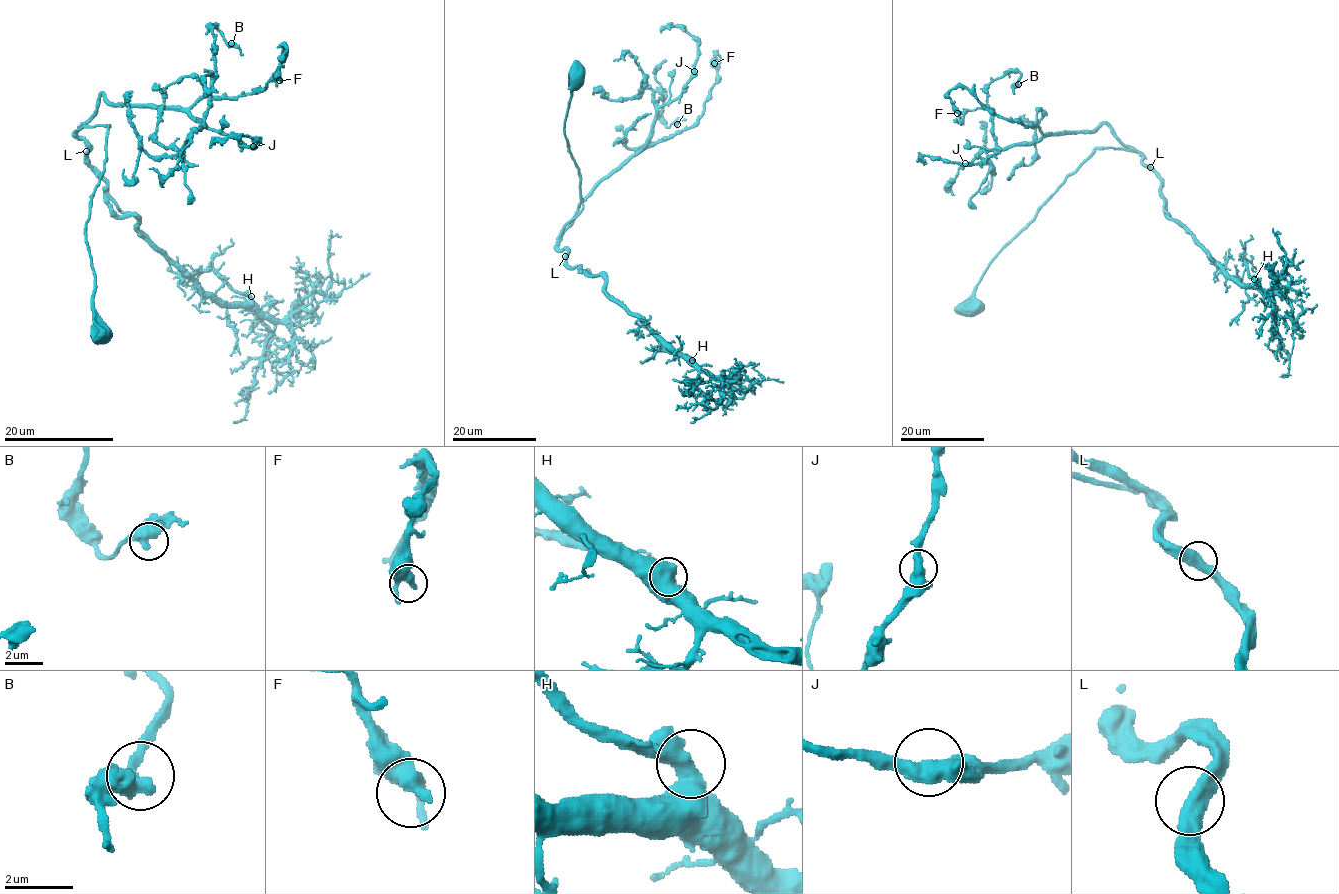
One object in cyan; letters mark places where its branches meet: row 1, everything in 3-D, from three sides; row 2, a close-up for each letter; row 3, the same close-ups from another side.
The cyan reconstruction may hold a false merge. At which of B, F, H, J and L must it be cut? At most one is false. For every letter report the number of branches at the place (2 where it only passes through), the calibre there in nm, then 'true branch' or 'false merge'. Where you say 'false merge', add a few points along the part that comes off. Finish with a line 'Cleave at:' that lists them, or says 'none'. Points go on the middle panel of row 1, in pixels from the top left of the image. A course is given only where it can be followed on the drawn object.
B: branches 2; calibre 550 nm; true branch
F: branches 2; calibre 480 nm; true branch
H: branches 2; calibre 500 nm; true branch
J: branches 2; calibre 480 nm; true branch
L: branches 2; calibre 500 nm; true branch
Cleave at: none

